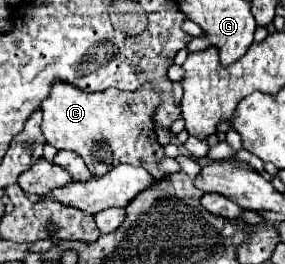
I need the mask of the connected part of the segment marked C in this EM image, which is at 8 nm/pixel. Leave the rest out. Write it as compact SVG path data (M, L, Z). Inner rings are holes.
M53 82L49 96L41 102L41 132L51 146L79 154L95 176L103 176L119 162L125 162L143 166L155 178L163 178L165 174L157 170L157 160L161 160L165 154L151 124L157 104L159 96L151 88L137 92L121 92L109 88L107 92L95 94L85 92L69 82Z

